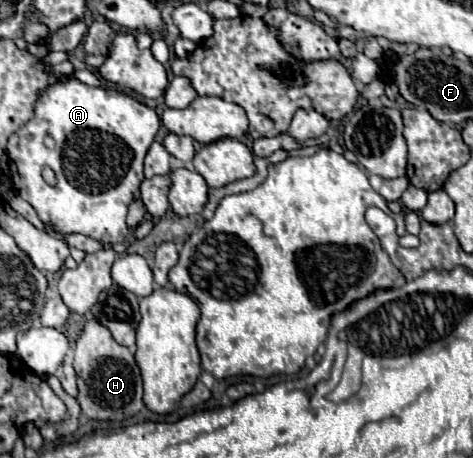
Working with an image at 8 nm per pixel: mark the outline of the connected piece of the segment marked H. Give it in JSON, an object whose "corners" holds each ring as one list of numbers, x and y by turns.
{"corners":[[89,319,81,337,77,339,75,345,75,373,77,373,77,385,79,385,79,405,81,405,81,413,87,419,97,419,97,421,127,421,133,415,137,415,143,409,143,383,141,383,141,373,139,367,135,363,133,353,119,345,113,335,109,335,107,327,101,327,101,323,97,323,97,319]]}

